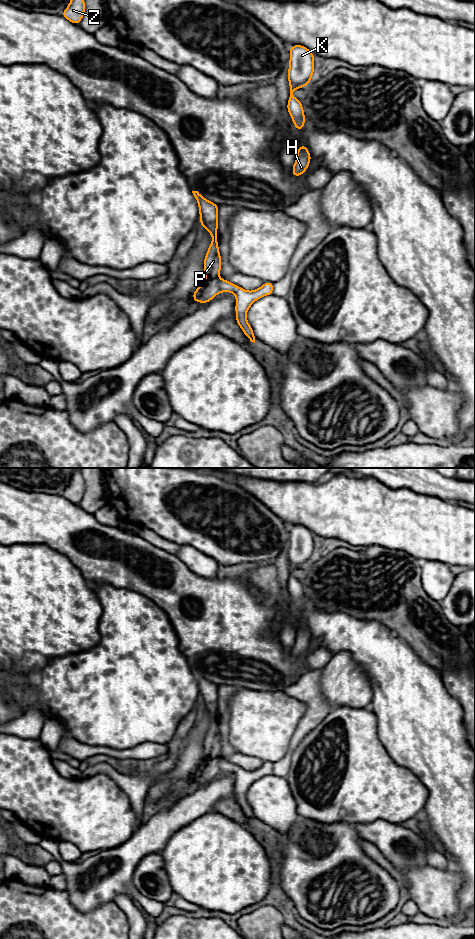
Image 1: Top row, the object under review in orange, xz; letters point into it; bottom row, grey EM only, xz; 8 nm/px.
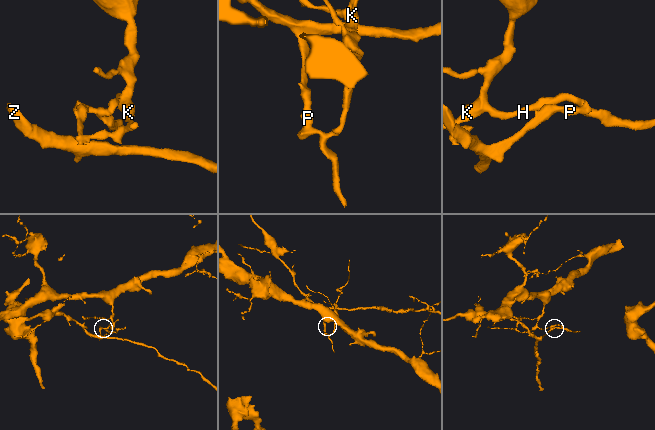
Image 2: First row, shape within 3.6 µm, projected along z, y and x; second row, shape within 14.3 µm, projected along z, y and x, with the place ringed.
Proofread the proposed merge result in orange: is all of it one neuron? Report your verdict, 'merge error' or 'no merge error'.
merge error

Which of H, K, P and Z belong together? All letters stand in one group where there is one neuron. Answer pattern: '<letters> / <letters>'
H K / P Z

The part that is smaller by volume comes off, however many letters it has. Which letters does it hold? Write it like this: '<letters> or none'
P, Z

